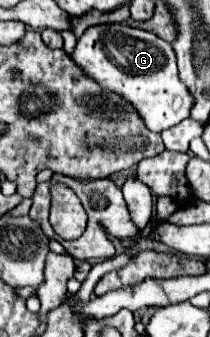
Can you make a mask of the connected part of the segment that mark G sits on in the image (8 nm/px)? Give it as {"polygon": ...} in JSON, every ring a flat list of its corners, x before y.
{"polygon":[[126,22,90,26,78,38,72,60,100,88,124,98,138,112,144,126,152,132,164,132,166,128,176,126,176,122,188,118,192,96,176,78,178,68,174,48,156,34,134,28]]}

